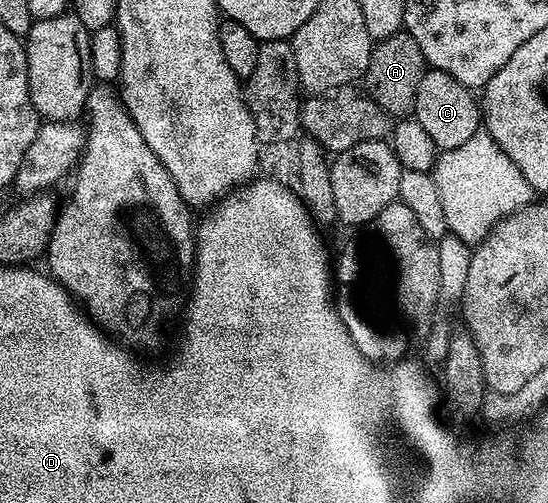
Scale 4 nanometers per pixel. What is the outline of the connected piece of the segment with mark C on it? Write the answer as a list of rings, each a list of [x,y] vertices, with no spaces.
[[[426,69],[423,80],[419,80],[419,92],[415,92],[415,108],[412,117],[423,124],[427,136],[435,140],[438,151],[459,148],[459,144],[467,144],[471,136],[475,136],[483,126],[483,110],[470,87],[463,85],[455,76],[442,70]]]

